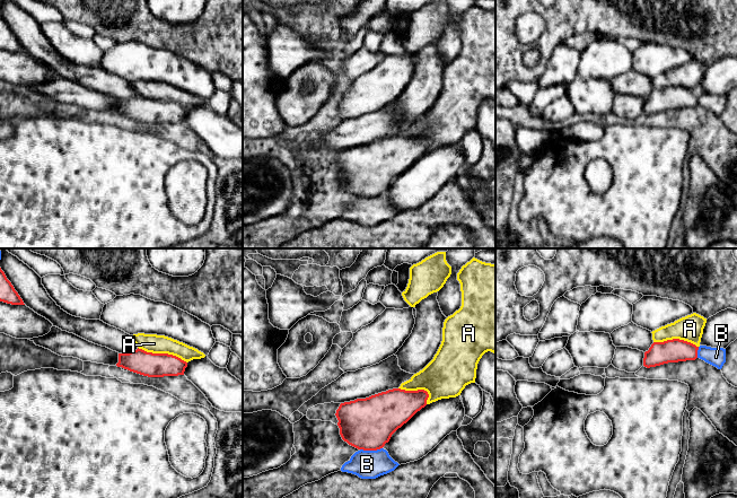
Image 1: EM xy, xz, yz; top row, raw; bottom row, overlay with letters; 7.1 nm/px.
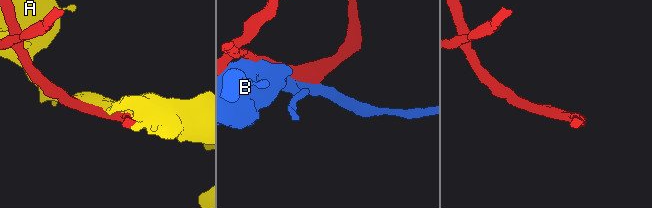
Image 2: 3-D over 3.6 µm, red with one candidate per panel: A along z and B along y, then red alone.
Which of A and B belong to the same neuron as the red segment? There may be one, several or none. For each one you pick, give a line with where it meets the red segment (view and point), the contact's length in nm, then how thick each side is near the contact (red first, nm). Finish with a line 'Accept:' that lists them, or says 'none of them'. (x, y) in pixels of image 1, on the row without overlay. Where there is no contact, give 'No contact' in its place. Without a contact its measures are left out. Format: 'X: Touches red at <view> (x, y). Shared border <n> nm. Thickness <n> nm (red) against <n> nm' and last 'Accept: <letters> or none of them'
Accept: none of them

